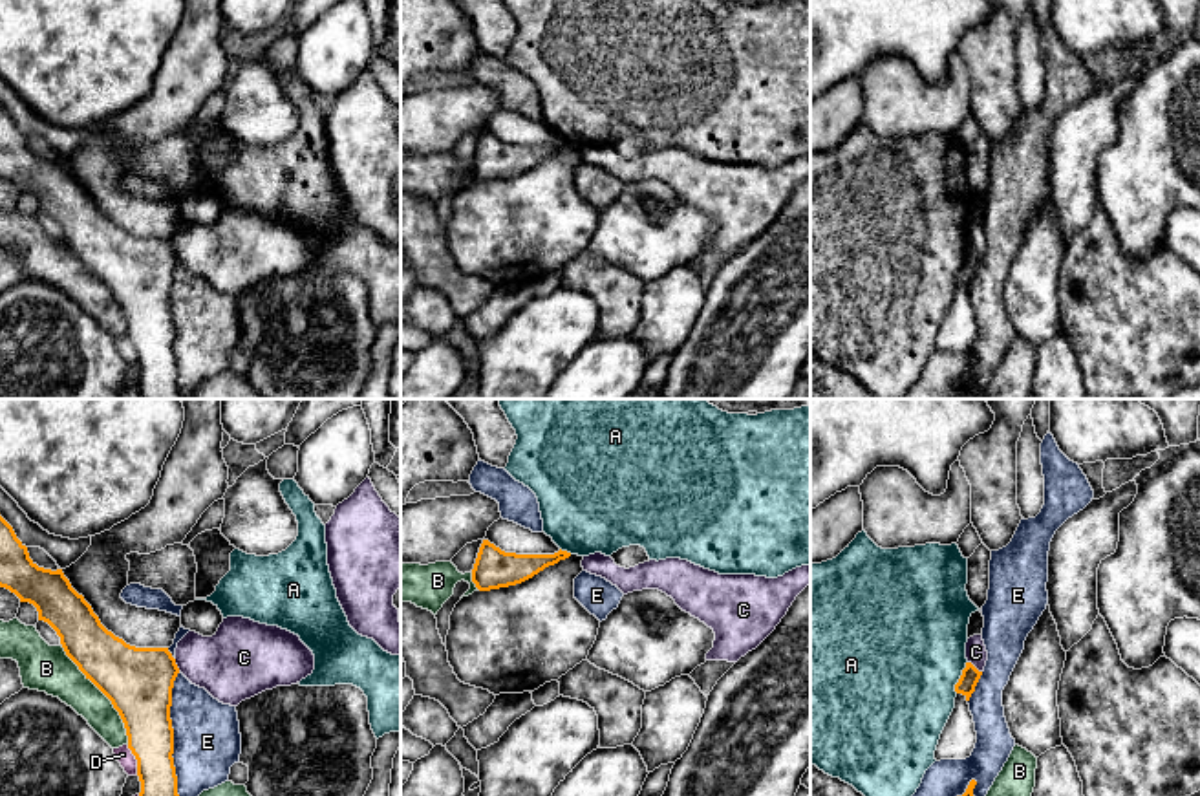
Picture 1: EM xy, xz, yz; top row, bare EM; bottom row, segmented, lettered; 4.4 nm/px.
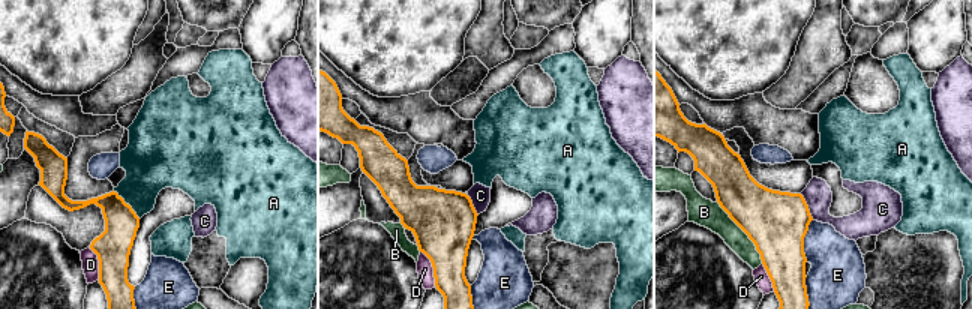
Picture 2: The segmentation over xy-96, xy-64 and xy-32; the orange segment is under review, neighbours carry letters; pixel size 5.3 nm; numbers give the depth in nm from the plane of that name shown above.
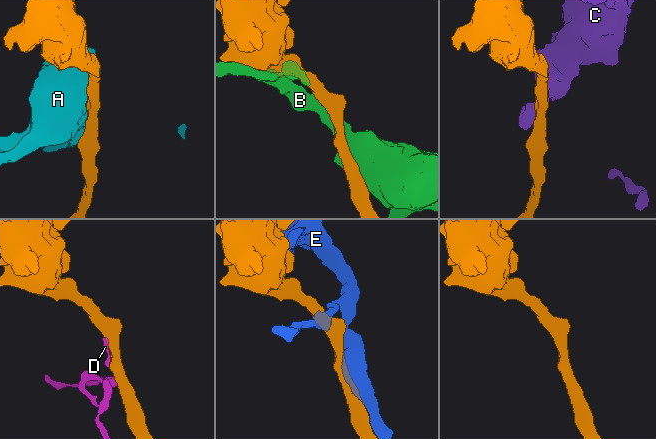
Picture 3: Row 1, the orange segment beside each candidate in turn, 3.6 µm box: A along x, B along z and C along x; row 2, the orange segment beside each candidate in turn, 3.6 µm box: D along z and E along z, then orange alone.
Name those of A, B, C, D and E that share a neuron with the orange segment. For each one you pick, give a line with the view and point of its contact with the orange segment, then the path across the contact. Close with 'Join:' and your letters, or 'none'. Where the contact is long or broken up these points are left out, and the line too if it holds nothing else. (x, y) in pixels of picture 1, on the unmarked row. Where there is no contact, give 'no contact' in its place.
Join: none

